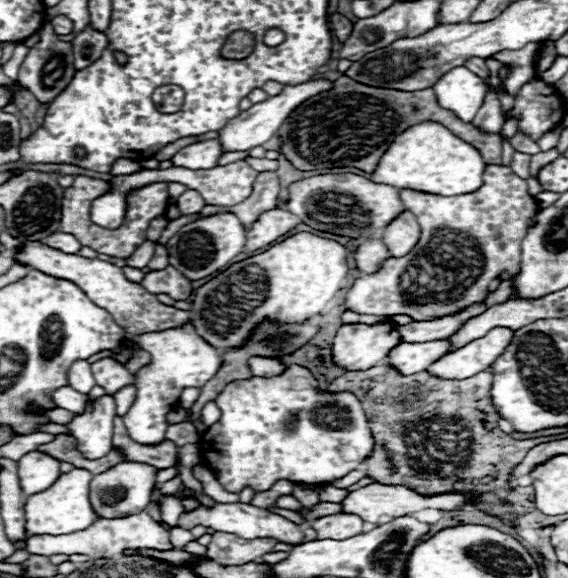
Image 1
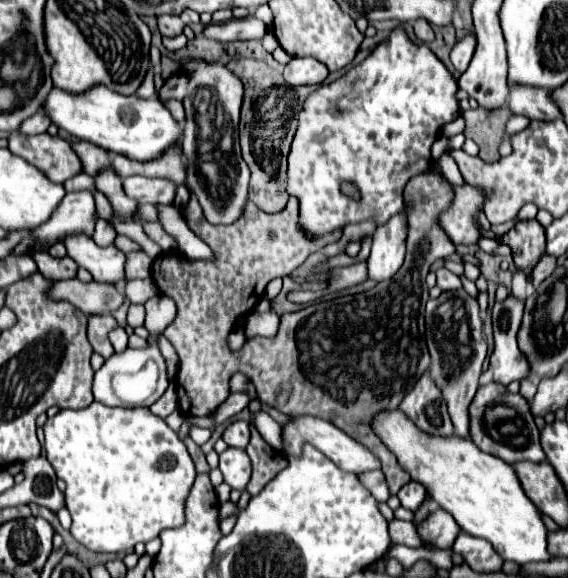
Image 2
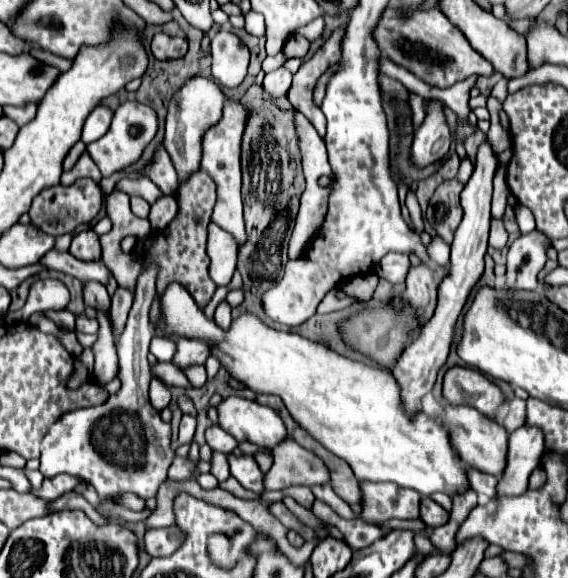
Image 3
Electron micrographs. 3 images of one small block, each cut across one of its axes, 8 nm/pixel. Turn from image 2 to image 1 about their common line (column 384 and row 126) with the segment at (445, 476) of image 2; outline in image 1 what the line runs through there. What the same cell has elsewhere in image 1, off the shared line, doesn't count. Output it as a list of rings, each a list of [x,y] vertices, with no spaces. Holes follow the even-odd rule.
[[[420,122],[404,134],[400,134],[392,146],[386,150],[384,158],[378,162],[378,168],[372,172],[372,182],[388,184],[394,188],[412,188],[440,196],[458,196],[474,192],[482,186],[484,174],[482,154],[446,126],[438,122]]]

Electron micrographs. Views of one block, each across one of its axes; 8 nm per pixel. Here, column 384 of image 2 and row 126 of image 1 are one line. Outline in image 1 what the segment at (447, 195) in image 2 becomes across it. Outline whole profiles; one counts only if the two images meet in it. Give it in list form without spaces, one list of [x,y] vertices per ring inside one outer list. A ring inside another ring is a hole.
[[[340,76],[334,82],[334,88],[304,100],[290,112],[290,116],[278,130],[278,136],[282,140],[280,152],[298,170],[352,166],[364,172],[374,172],[392,140],[406,128],[424,120],[440,122],[448,126],[448,130],[452,130],[456,136],[472,142],[480,150],[486,164],[502,162],[500,134],[482,134],[472,122],[464,124],[452,110],[446,110],[438,104],[434,88],[420,92],[388,88],[376,90],[372,86],[360,86],[360,82],[352,82],[348,76]]]

